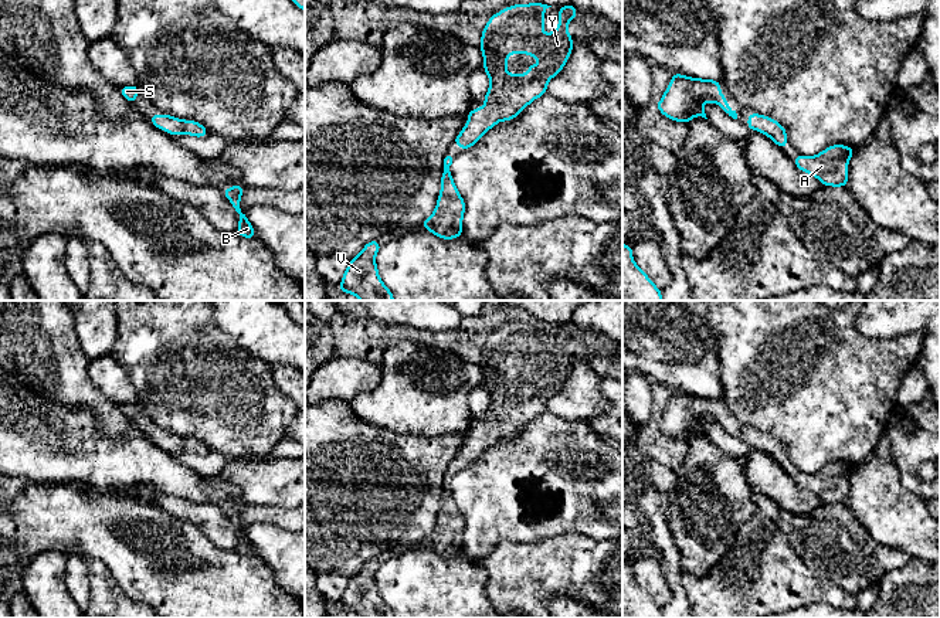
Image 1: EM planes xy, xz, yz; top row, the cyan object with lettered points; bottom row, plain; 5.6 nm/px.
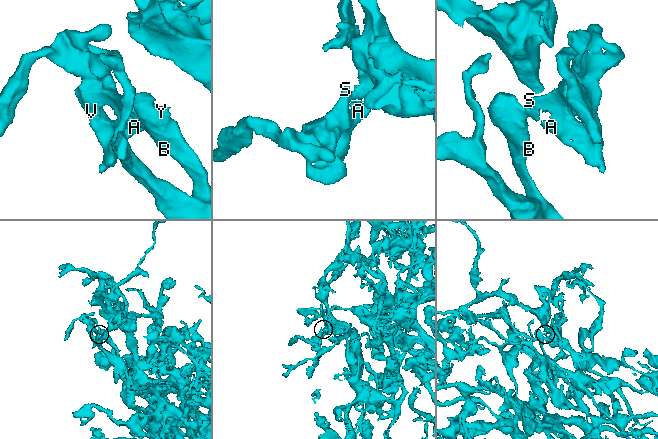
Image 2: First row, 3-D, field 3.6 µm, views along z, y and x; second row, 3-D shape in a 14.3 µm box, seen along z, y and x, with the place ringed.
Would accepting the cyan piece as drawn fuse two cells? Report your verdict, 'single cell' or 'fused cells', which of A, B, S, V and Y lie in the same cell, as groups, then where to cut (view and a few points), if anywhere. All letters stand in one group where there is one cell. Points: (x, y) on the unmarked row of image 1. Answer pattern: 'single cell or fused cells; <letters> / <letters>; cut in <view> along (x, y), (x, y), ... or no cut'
single cell; A B S V Y; no cut

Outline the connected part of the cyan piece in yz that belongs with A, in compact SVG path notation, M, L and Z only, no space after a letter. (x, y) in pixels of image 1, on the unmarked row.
M834 462L812 475L798 471L793 479L801 489L815 493L822 503L846 505L848 479L854 471L849 464Z

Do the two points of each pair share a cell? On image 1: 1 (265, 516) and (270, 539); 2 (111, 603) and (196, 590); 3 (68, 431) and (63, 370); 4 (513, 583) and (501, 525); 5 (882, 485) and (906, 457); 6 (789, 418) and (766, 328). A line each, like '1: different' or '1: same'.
1: different
2: different
3: different
4: different
5: different
6: same

